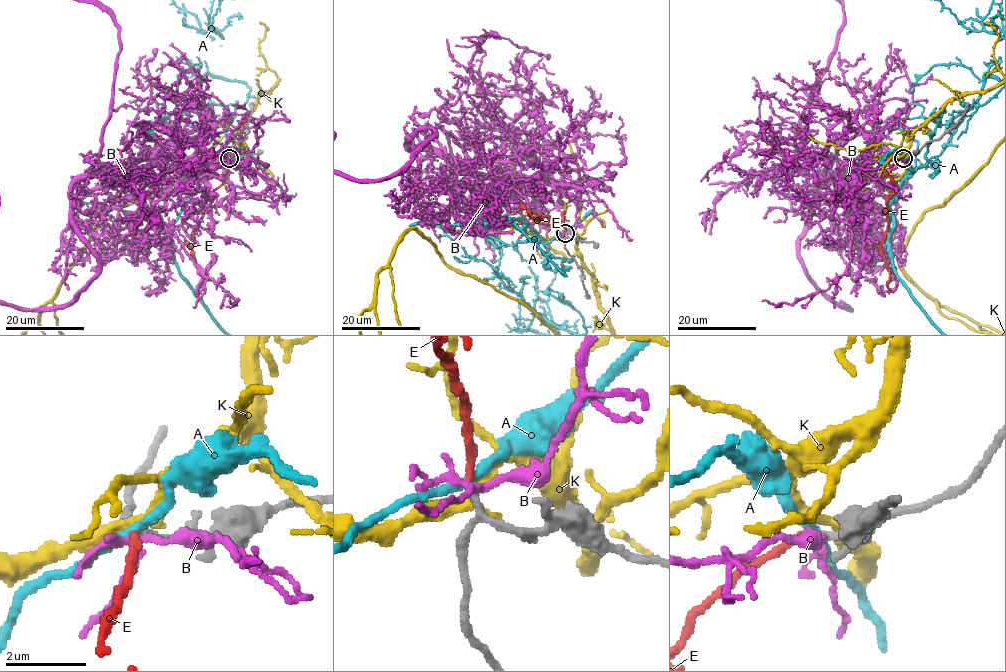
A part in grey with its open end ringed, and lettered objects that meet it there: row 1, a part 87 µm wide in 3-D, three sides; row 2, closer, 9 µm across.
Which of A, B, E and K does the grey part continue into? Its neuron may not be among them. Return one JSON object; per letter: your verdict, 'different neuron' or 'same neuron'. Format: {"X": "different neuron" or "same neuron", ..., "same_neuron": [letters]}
{"A": "different neuron", "B": "different neuron", "E": "same neuron", "K": "different neuron", "same_neuron": ["E"]}

